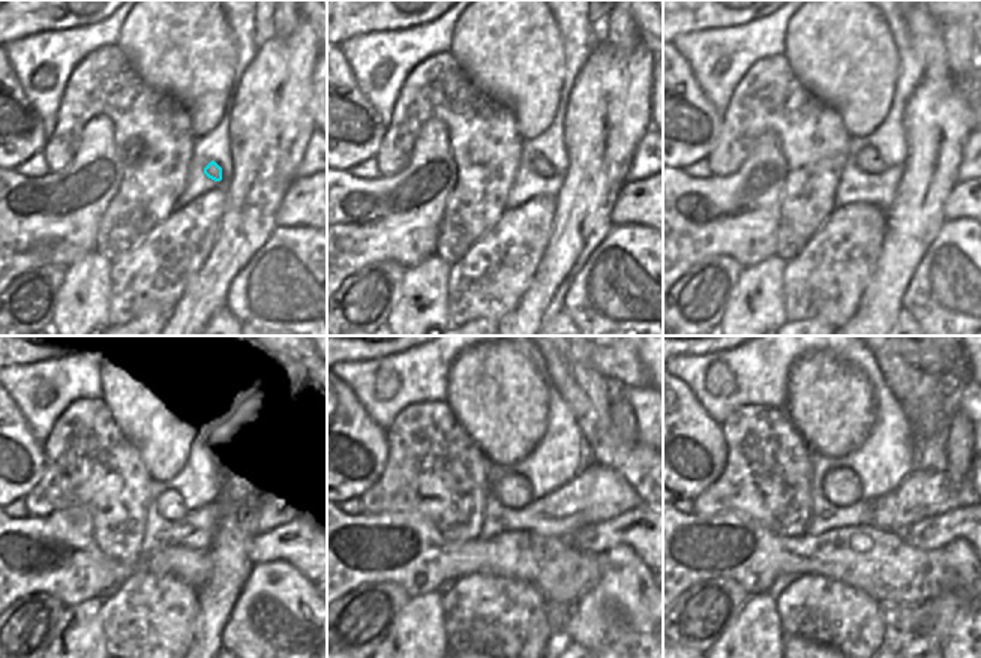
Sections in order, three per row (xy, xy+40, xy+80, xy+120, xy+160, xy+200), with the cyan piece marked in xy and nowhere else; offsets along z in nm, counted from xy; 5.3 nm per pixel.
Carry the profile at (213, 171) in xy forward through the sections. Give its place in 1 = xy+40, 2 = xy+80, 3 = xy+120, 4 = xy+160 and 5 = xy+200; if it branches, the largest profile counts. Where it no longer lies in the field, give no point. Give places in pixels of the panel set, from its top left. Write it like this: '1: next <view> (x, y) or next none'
1: next xy+40 (542, 167)
2: next xy+80 (869, 159)
3: next xy+120 (186, 492)
4: next xy+160 (513, 490)
5: next xy+200 (842, 487)

